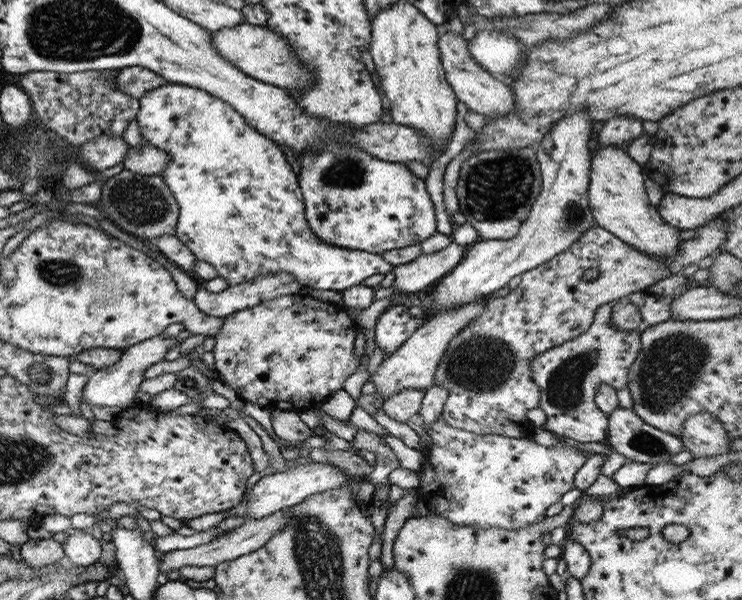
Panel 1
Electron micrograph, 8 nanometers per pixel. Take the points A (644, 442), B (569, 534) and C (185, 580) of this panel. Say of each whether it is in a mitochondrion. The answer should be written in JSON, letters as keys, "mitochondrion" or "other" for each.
{"A":"mitochondrion","B":"other","C":"other"}

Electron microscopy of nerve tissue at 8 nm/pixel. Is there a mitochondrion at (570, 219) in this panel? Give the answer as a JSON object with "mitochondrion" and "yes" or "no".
{"mitochondrion":"yes"}

